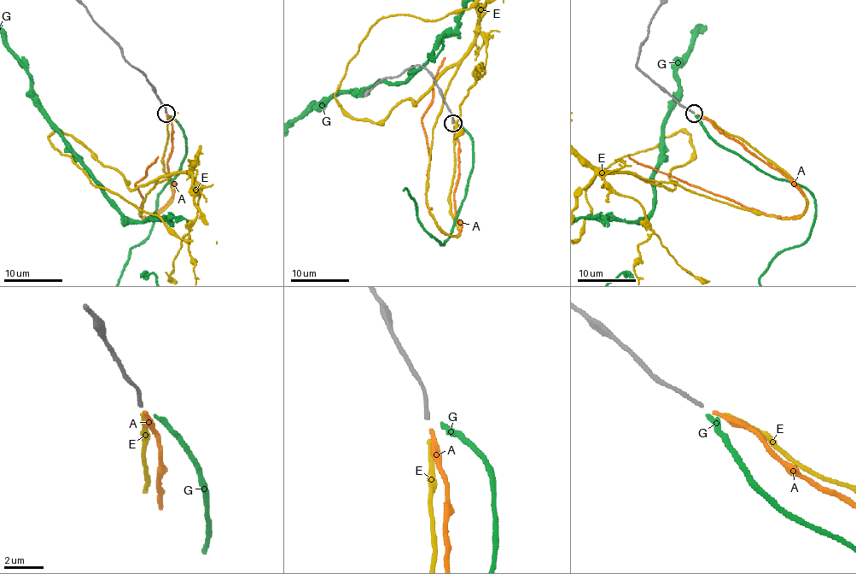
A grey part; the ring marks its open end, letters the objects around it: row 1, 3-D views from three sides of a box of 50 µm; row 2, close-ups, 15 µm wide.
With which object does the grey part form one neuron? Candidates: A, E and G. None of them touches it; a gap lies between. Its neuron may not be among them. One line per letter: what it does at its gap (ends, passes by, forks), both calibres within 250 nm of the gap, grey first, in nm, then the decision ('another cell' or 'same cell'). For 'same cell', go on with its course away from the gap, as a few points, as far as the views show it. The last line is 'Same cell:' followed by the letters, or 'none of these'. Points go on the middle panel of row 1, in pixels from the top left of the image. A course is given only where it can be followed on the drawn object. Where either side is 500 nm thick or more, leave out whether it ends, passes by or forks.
A: it ends | 180/200 nm | another cell
E: it ends | 180/180 nm | same cell
G: it ends | 180/240 nm | another cell
Same cell: E

